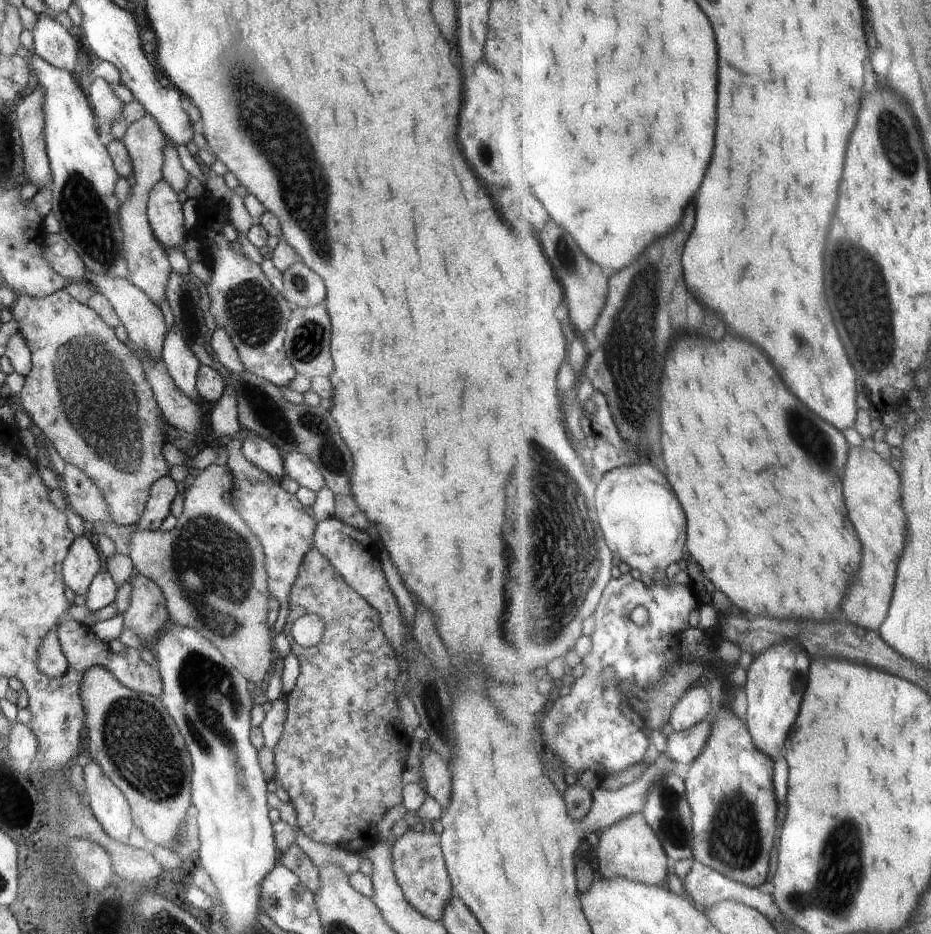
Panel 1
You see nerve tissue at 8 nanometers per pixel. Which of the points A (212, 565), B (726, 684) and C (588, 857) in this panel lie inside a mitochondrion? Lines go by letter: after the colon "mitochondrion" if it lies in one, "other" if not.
A: mitochondrion
B: other
C: other

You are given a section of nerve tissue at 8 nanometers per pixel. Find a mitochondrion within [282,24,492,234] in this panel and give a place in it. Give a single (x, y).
(481, 157)

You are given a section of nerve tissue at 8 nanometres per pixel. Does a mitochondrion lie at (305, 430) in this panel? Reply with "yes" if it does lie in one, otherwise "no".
yes

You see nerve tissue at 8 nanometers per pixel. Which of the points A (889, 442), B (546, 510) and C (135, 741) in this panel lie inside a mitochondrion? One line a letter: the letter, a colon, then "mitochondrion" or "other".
A: other
B: mitochondrion
C: mitochondrion

